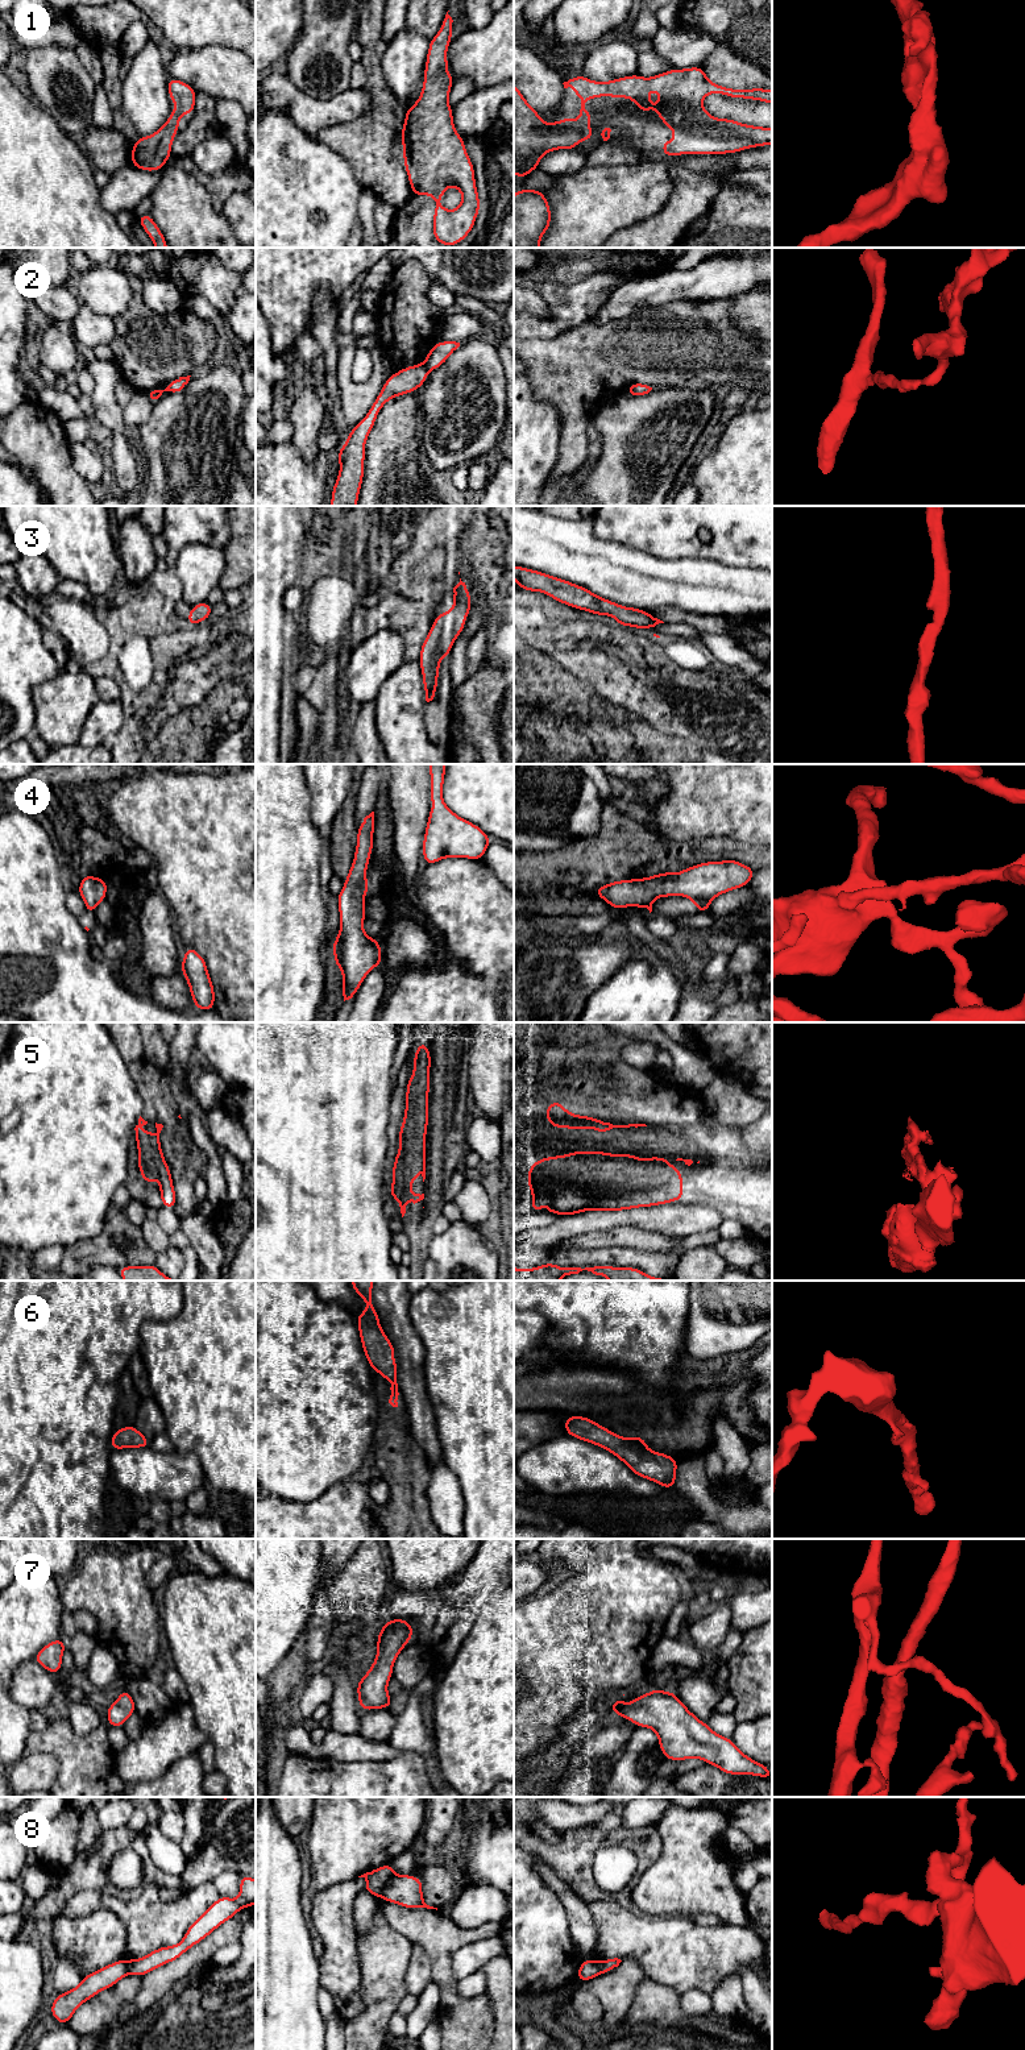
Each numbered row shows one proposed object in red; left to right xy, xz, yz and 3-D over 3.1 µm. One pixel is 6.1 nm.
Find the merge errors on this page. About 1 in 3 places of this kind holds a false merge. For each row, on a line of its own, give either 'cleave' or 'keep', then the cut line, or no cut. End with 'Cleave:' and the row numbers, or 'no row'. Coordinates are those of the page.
1: keep; cut none
2: cleave; cut xz (422, 364), (428, 370)
3: keep; cut none
4: keep; cut none
5: cleave; cut xz (414, 1073), (423, 1095), (419, 1115), (419, 1161), (423, 1165)
6: keep; cut none
7: keep; cut none
8: cleave; cut xz (394, 1875), (380, 1896)
Cleave: 2, 5, 8

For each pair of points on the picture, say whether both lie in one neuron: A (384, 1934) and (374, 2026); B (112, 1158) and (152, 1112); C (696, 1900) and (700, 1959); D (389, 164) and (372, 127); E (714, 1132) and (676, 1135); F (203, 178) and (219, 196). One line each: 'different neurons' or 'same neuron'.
A: same neuron
B: different neurons
C: different neurons
D: same neuron
E: same neuron
F: same neuron

